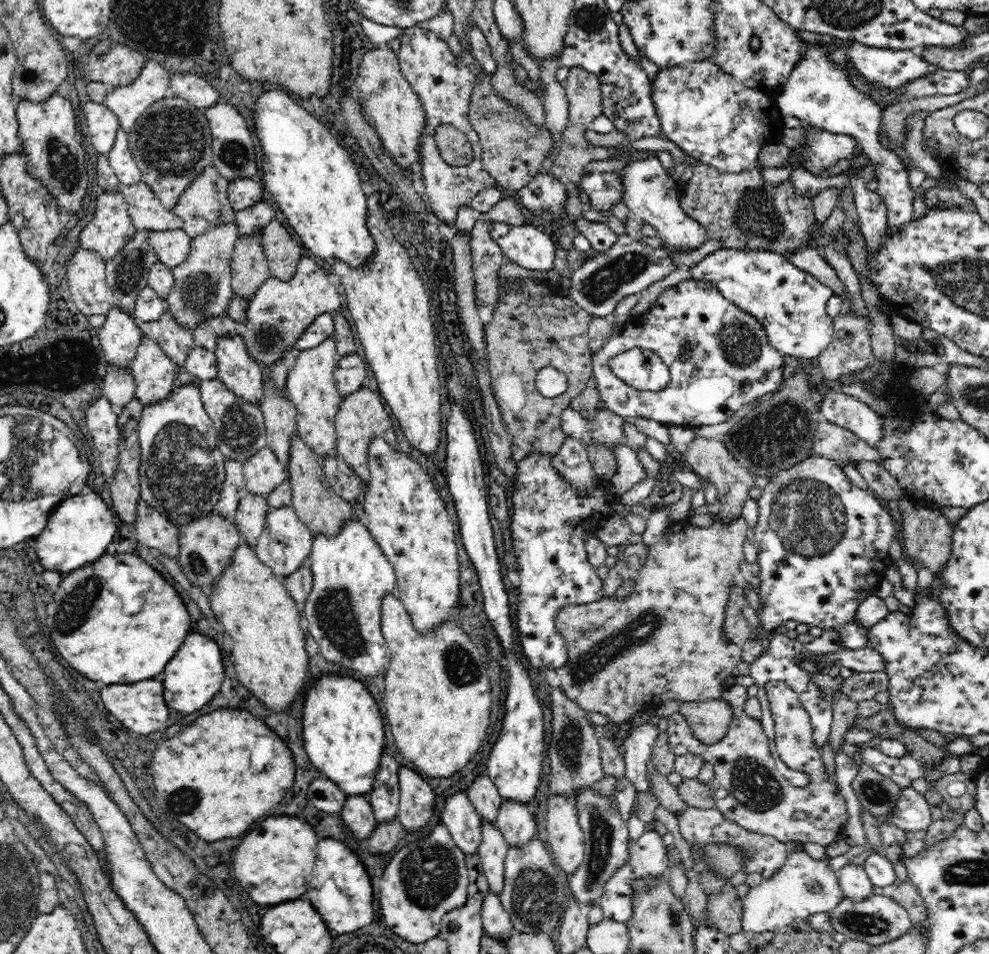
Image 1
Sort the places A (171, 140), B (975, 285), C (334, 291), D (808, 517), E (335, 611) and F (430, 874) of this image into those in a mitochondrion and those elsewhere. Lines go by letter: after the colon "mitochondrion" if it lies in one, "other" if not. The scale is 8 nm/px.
A: mitochondrion
B: mitochondrion
C: other
D: mitochondrion
E: mitochondrion
F: mitochondrion

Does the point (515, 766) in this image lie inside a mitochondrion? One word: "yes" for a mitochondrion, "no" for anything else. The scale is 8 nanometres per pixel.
no

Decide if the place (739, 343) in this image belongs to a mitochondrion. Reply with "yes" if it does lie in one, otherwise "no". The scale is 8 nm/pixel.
yes

